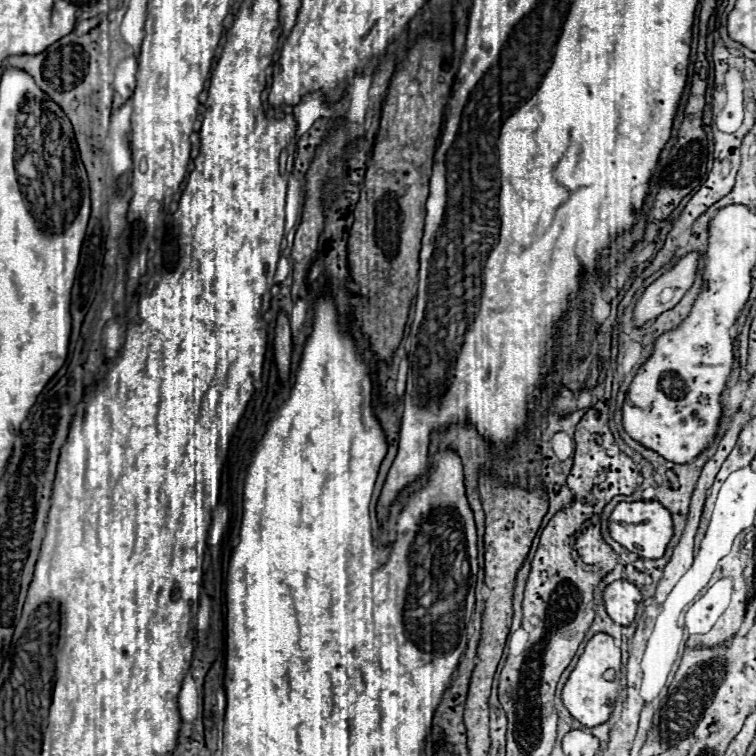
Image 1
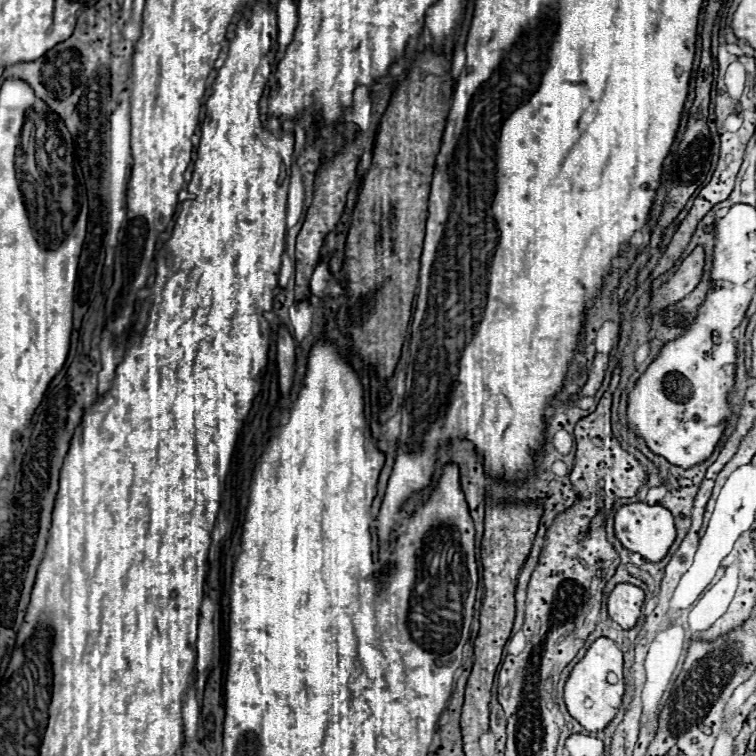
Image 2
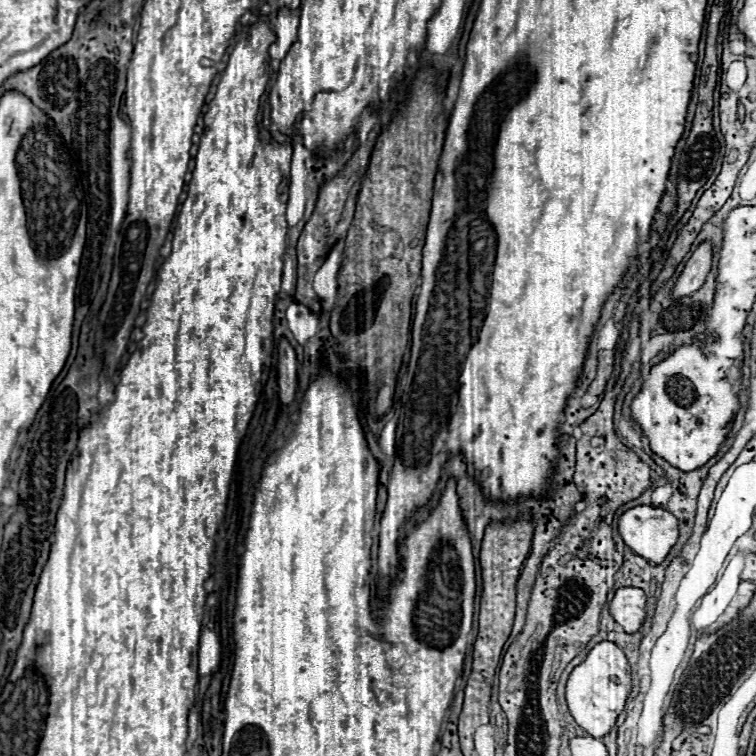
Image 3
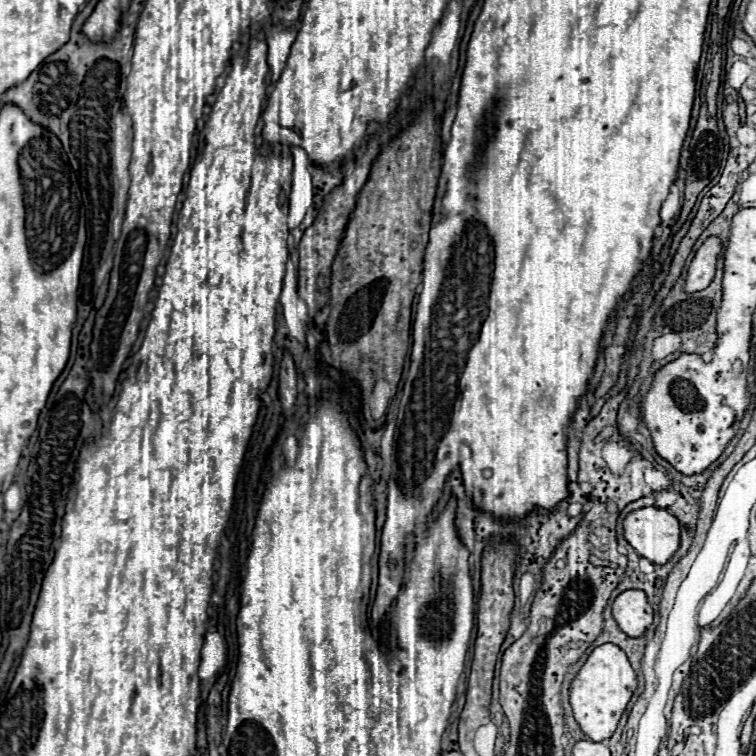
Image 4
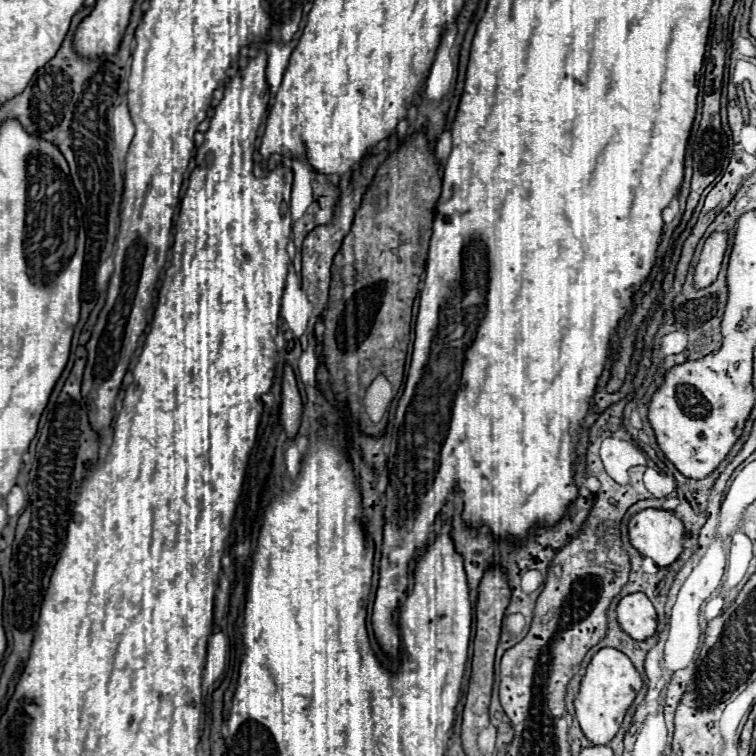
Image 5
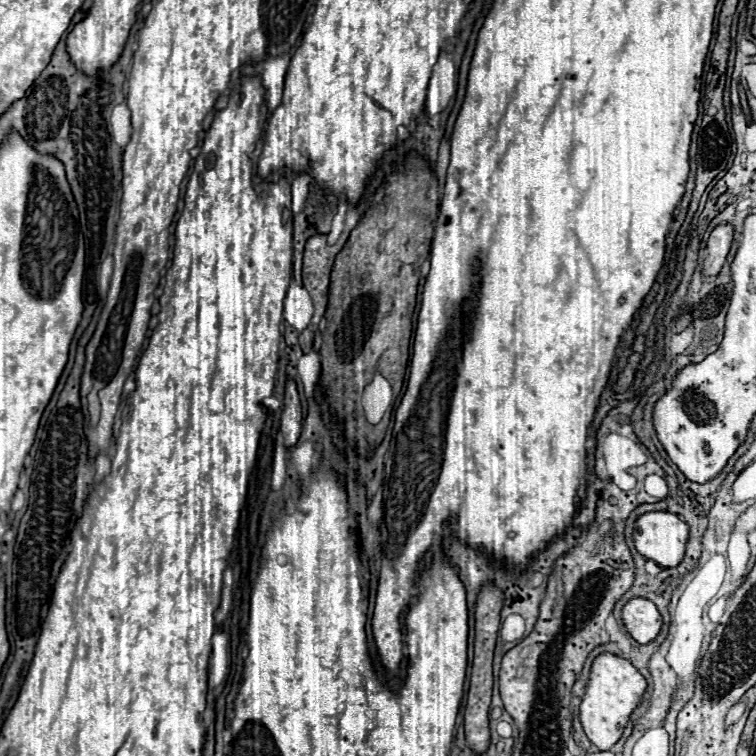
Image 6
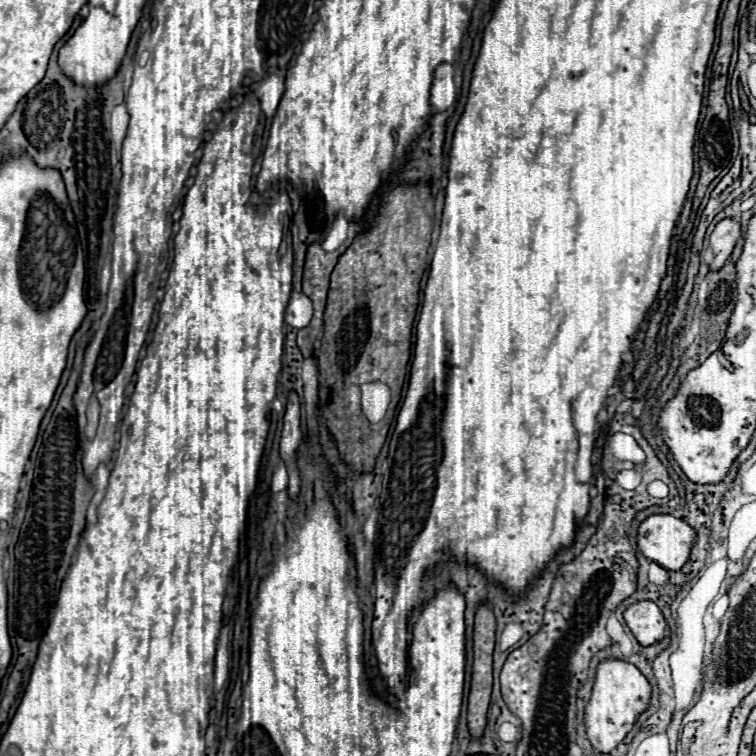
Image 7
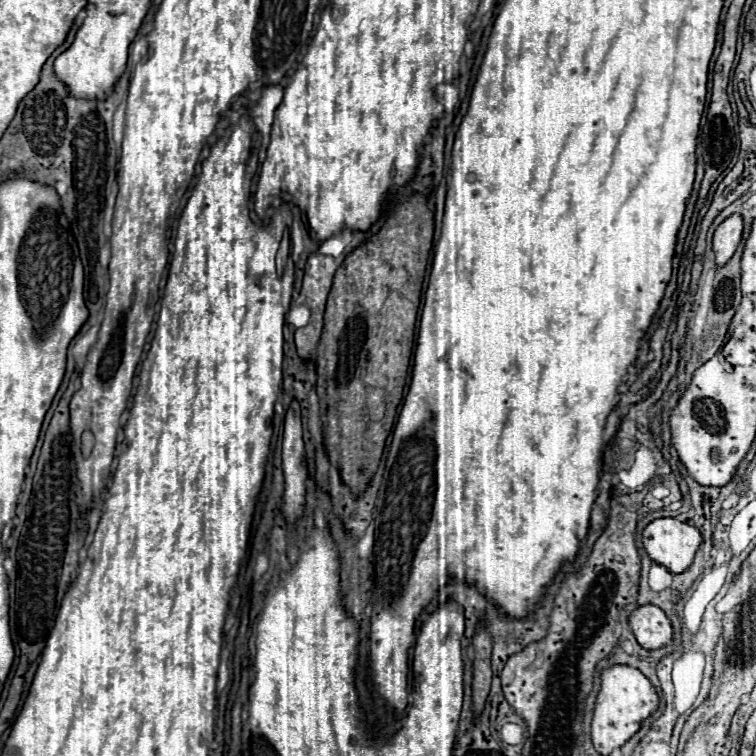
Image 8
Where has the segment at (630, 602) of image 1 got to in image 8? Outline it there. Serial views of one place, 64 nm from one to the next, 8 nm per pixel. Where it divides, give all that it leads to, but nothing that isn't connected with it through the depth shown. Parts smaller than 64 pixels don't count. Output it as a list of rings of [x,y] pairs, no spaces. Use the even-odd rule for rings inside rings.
[[[640,606],[630,614],[630,626],[644,650],[658,650],[672,642],[674,630],[666,614],[658,606]]]

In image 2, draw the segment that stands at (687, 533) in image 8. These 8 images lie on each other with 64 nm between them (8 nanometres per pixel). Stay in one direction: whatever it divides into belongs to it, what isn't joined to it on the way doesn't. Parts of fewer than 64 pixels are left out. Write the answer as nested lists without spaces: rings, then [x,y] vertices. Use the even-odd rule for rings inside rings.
[[[638,502],[638,504],[622,506],[614,518],[614,532],[616,532],[616,538],[624,544],[624,548],[640,554],[648,562],[660,562],[668,554],[668,548],[672,546],[672,542],[676,540],[674,516],[660,504],[648,506],[644,502]]]

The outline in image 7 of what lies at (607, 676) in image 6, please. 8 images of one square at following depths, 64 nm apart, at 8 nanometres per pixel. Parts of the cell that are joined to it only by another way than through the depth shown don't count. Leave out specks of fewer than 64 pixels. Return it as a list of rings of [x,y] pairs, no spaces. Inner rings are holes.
[[[624,660],[600,662],[596,670],[592,698],[586,706],[586,732],[592,746],[602,754],[612,752],[634,728],[638,716],[648,710],[650,696],[652,696],[652,686],[634,664],[628,664]]]

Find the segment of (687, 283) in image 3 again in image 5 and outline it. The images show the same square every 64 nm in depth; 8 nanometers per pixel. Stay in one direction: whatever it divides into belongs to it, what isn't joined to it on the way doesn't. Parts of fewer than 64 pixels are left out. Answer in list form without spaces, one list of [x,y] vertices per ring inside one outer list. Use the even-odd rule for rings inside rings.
[[[712,232],[706,238],[702,254],[700,254],[700,264],[694,270],[694,282],[698,288],[706,288],[716,280],[726,248],[728,248],[726,232]]]

